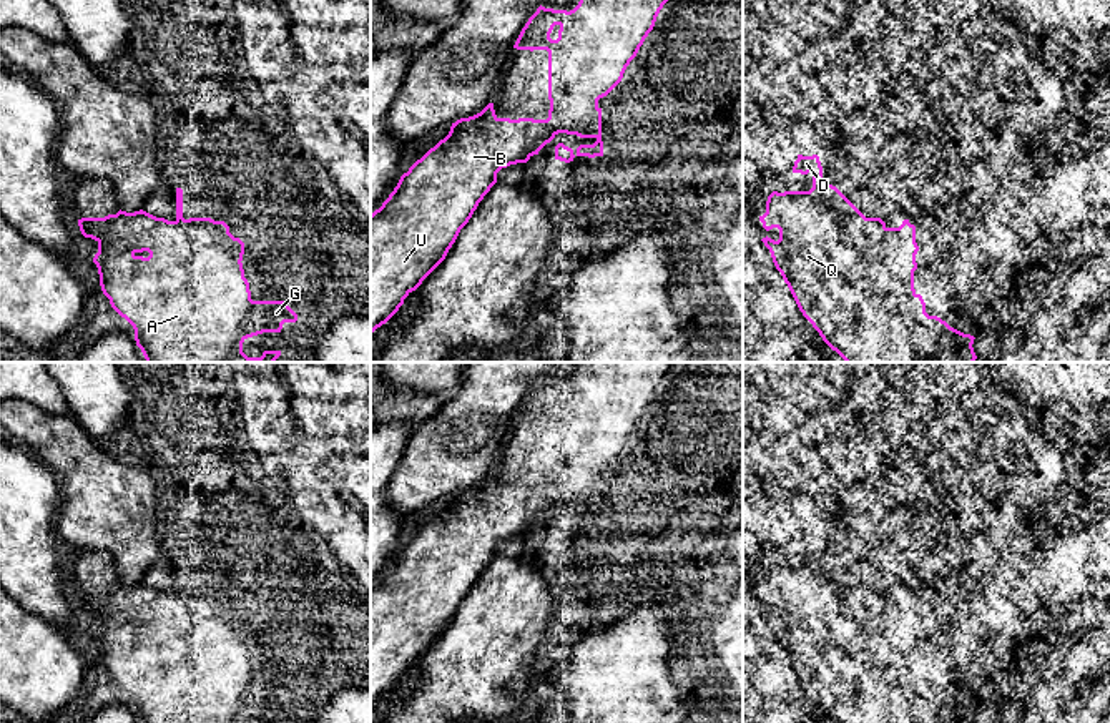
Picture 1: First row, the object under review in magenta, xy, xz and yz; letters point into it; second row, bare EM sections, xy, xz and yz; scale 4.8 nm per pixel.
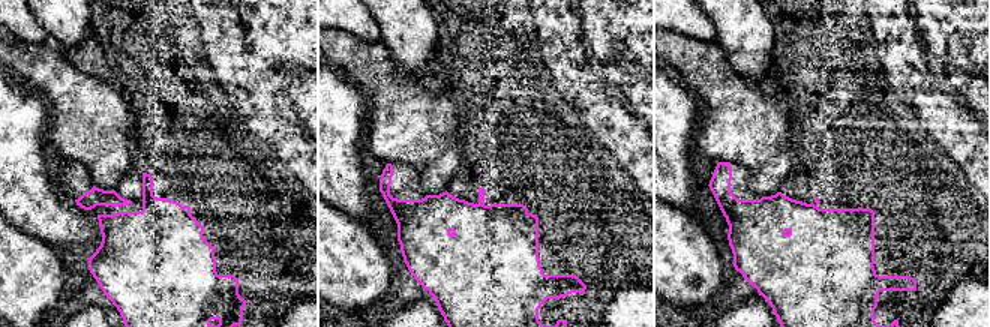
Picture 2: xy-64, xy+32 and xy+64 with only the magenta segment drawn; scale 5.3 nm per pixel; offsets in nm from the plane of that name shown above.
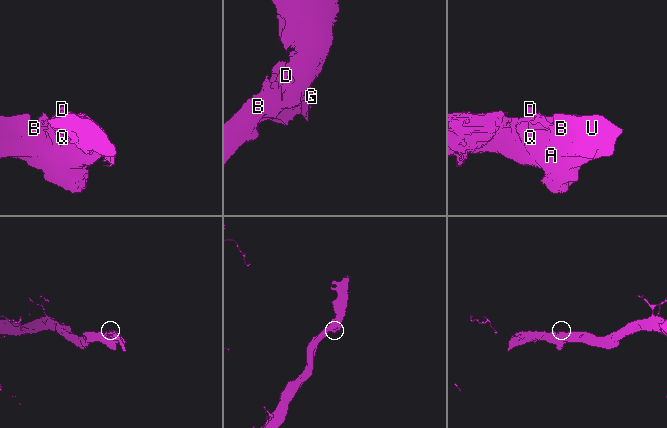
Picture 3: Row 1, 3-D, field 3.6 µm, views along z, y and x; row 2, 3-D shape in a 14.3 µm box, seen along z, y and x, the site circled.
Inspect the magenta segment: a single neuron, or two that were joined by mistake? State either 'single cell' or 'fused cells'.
single cell

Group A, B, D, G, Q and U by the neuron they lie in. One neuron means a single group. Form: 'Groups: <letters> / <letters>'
Groups: A B D G Q U

